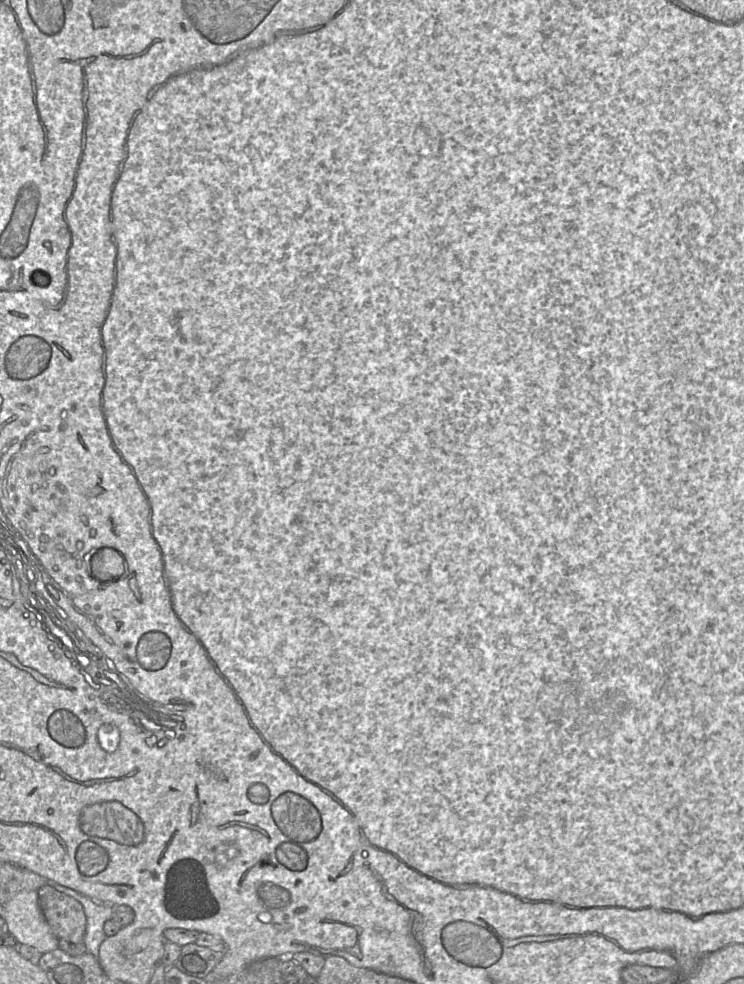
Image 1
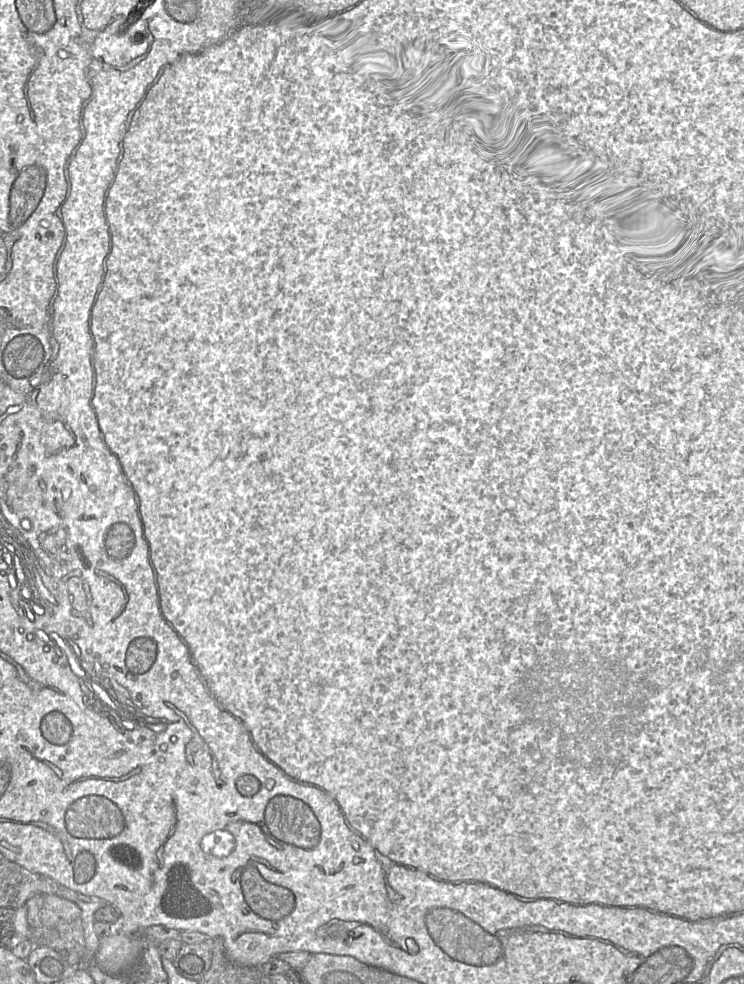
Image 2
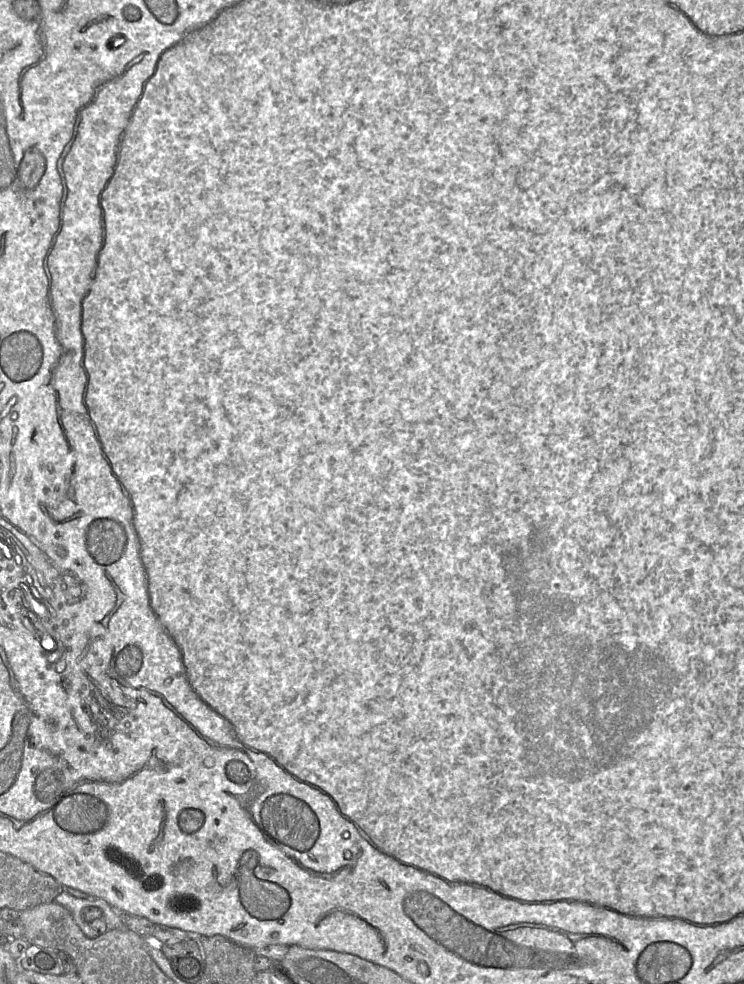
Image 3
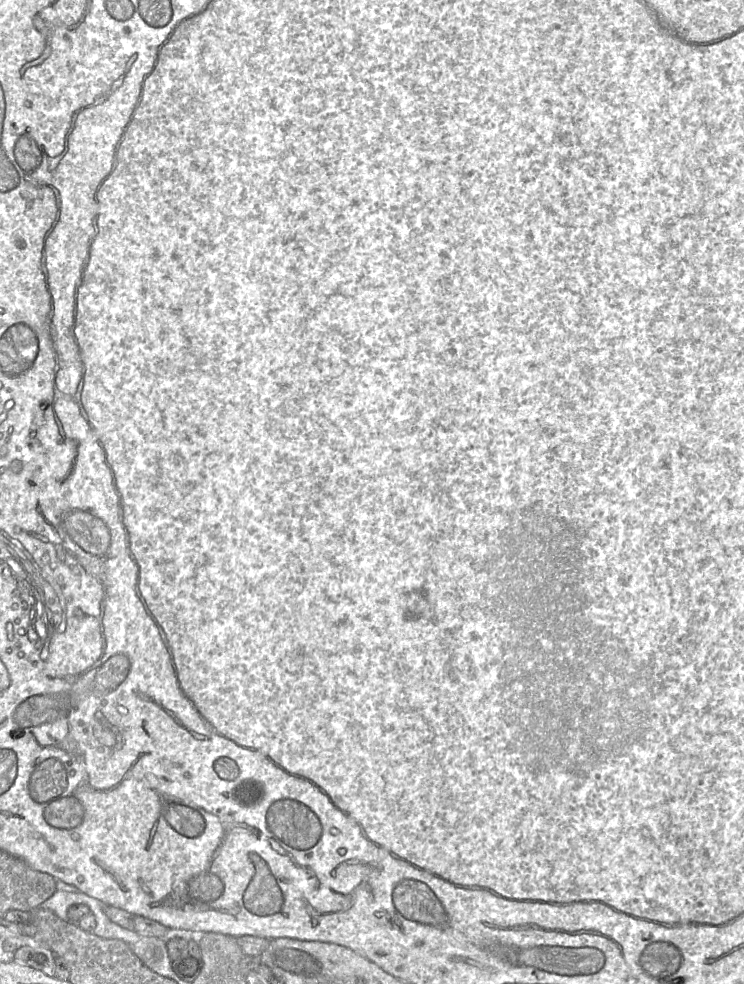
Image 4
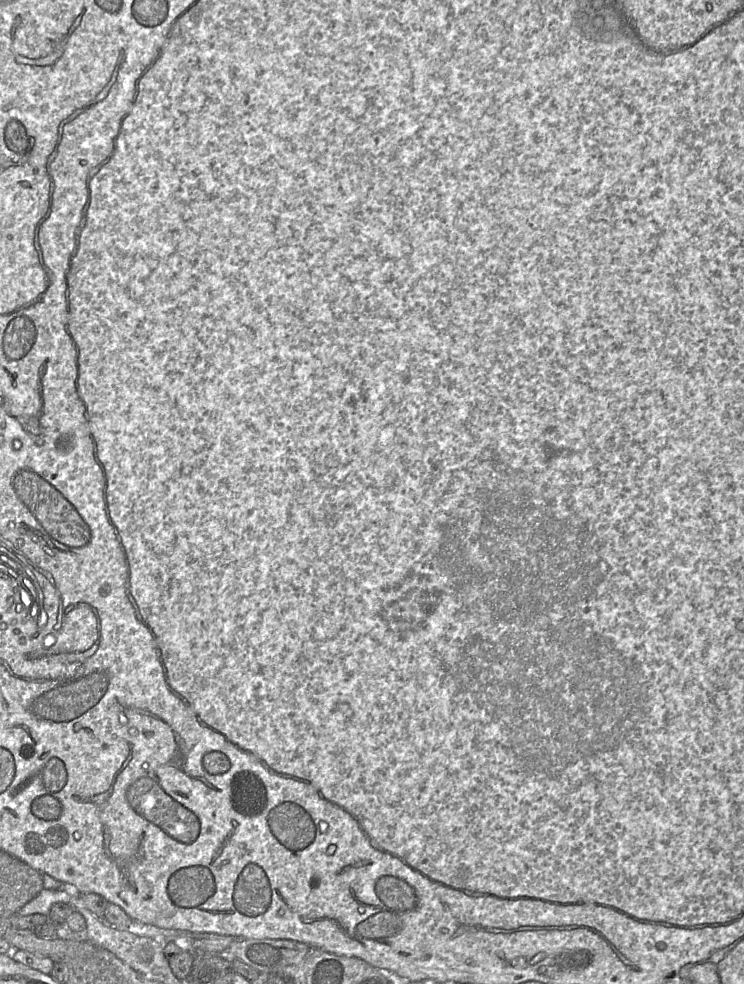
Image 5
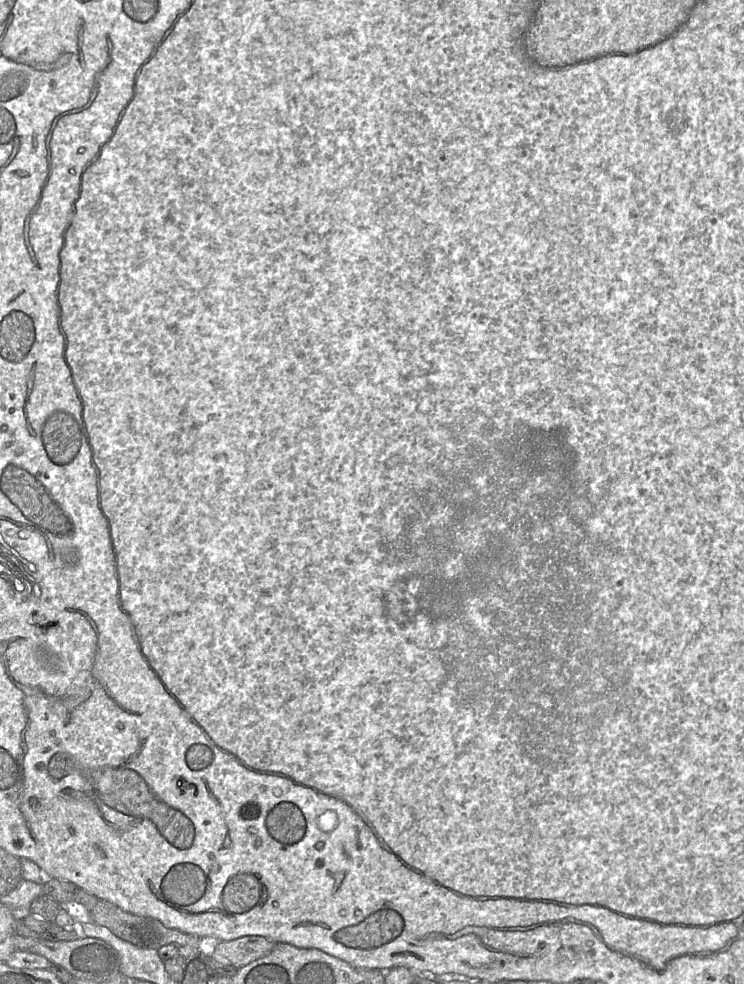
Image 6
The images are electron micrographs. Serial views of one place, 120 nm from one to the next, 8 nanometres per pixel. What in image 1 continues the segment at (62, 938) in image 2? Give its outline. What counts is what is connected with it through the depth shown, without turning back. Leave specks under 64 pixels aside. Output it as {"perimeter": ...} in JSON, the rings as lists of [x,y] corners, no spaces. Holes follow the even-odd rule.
{"perimeter":[[[49,885],[37,891],[41,911],[53,934],[58,939],[83,940],[87,921],[81,903]]]}

